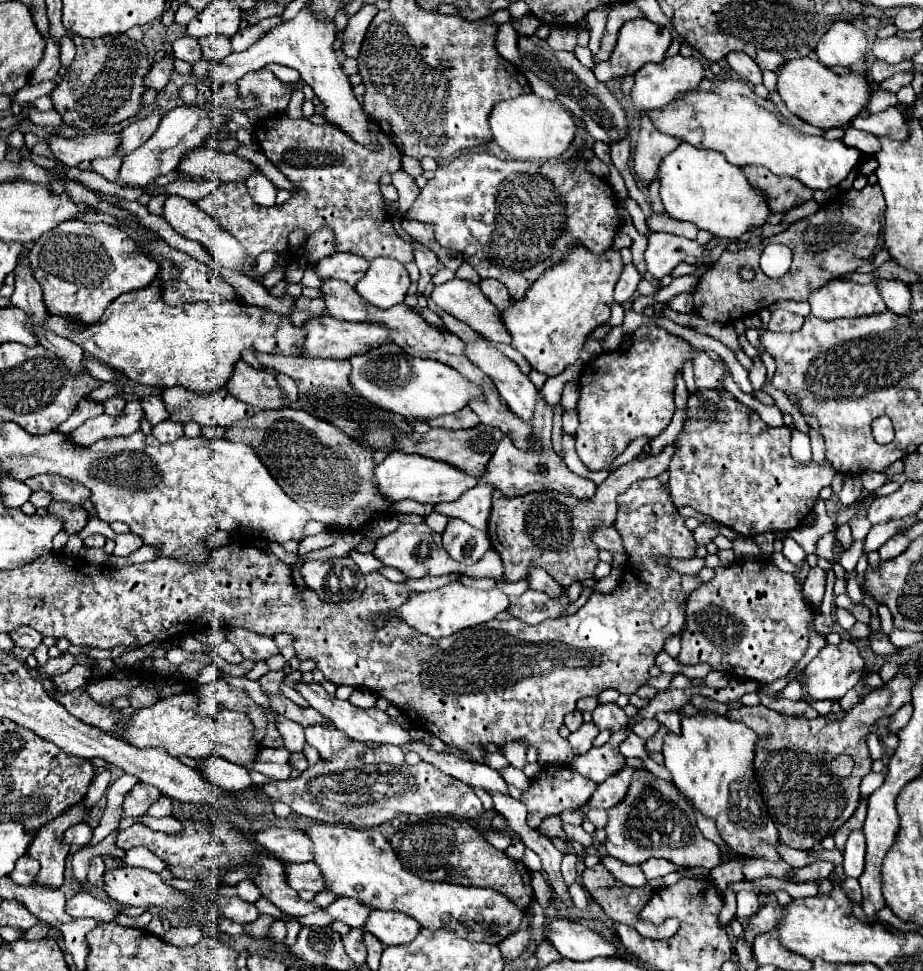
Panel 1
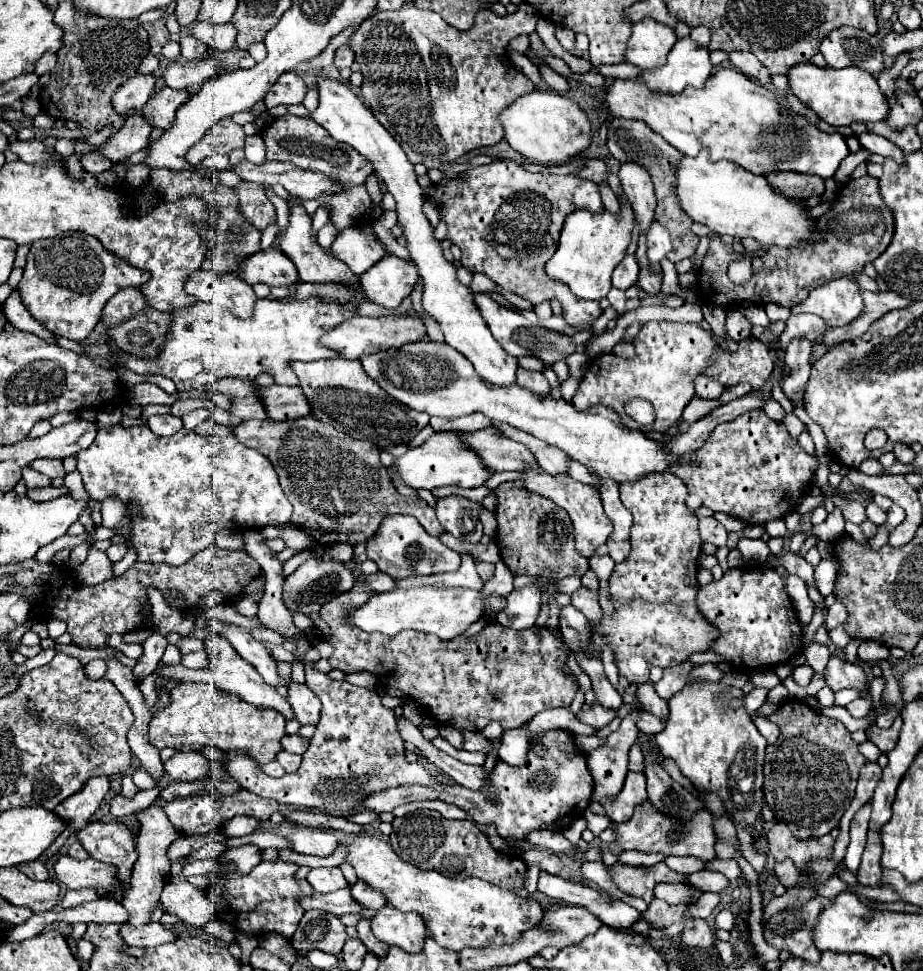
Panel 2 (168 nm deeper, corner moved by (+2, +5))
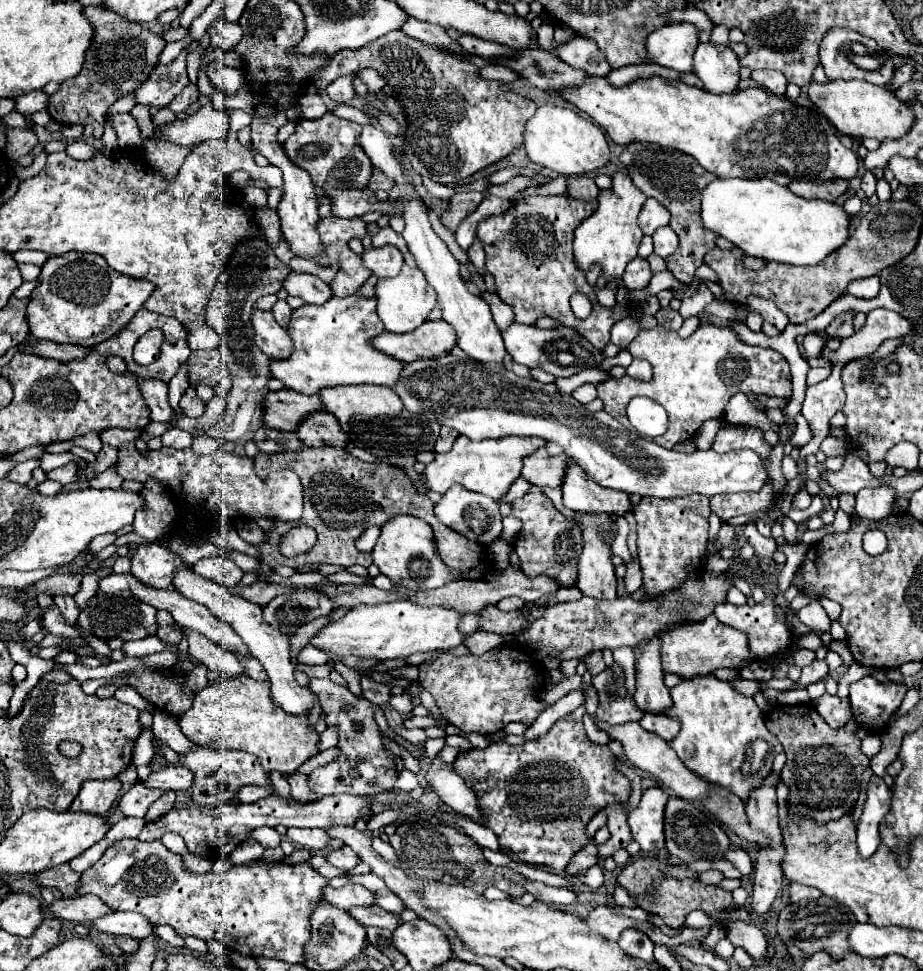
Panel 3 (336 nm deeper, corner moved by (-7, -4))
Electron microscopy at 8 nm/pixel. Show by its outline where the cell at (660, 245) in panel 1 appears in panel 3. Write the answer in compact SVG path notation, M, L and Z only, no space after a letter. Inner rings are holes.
M668 225L660 227L652 235L652 239L654 239L654 253L658 257L662 257L662 259L668 257L668 255L672 255L676 251L676 247L678 247L678 237L676 237L676 233Z

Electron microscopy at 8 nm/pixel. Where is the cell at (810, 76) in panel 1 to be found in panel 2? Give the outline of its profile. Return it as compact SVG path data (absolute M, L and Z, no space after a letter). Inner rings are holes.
M803 62L799 66L793 66L787 78L791 92L831 126L849 126L853 122L879 122L889 114L889 102L881 94L877 80L857 66L835 70L819 68L813 62Z

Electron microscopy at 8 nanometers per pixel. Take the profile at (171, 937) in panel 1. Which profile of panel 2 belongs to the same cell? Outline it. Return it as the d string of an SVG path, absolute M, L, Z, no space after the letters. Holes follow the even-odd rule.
M149 922L149 924L139 926L139 928L123 924L121 936L129 946L139 946L139 948L161 946L161 944L167 944L167 942L175 942L179 938L173 930L165 928L163 924L155 924L155 922Z

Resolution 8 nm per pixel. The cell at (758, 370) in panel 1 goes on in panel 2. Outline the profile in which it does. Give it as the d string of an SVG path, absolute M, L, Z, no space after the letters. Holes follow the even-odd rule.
M647 322L641 326L639 334L633 338L635 358L625 360L615 354L599 356L591 362L585 372L572 404L577 410L587 410L591 406L607 406L619 414L619 418L635 430L655 430L665 432L679 418L687 402L693 398L693 380L699 374L707 374L717 378L723 386L733 386L739 382L747 382L753 390L765 386L767 378L773 372L773 360L769 356L769 346L755 340L753 336L739 342L739 352L721 352L715 346L711 334L707 334L699 324L677 324L677 322ZM633 398L649 400L655 408L657 420L651 426L641 426L625 414L625 404Z

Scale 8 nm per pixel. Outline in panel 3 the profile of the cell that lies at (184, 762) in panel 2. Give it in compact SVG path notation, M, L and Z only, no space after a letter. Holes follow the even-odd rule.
M168 767L160 771L152 771L144 781L150 789L164 789L164 791L186 791L192 785L192 771L184 767Z

